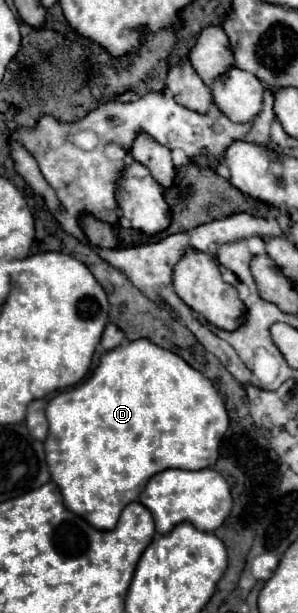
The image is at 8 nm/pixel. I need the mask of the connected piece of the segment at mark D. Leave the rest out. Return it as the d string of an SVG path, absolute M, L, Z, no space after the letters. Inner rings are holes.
M142 338L142 340L134 340L134 342L126 342L126 344L120 344L120 348L114 348L112 352L106 352L102 358L100 358L100 364L98 368L92 372L92 376L84 382L84 384L78 384L74 388L68 388L68 390L62 390L60 394L56 394L50 402L48 402L48 410L46 410L46 418L48 418L48 424L50 424L50 430L48 430L48 438L44 440L44 448L46 448L46 460L48 460L48 468L50 468L50 476L52 480L60 486L60 492L62 492L62 498L64 498L64 506L86 518L96 530L112 530L118 522L118 516L122 512L122 508L134 500L138 500L140 492L144 490L146 482L156 474L156 472L162 472L162 470L168 470L168 468L182 468L182 470L202 470L202 468L210 468L214 466L214 462L218 460L218 450L220 450L220 440L224 436L224 432L228 430L228 414L226 414L226 408L224 408L224 400L222 396L216 392L214 384L198 370L194 370L190 364L186 364L178 354L170 352L170 350L164 350L160 346L156 346L154 342Z

